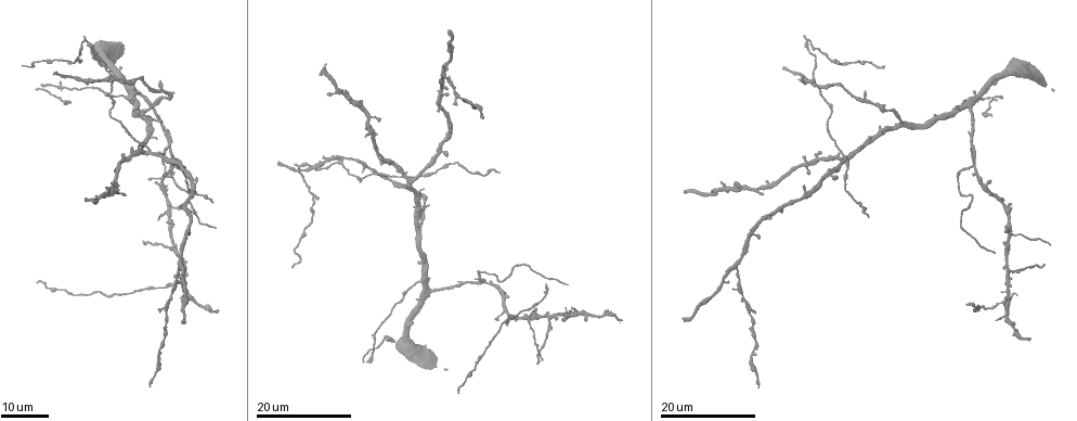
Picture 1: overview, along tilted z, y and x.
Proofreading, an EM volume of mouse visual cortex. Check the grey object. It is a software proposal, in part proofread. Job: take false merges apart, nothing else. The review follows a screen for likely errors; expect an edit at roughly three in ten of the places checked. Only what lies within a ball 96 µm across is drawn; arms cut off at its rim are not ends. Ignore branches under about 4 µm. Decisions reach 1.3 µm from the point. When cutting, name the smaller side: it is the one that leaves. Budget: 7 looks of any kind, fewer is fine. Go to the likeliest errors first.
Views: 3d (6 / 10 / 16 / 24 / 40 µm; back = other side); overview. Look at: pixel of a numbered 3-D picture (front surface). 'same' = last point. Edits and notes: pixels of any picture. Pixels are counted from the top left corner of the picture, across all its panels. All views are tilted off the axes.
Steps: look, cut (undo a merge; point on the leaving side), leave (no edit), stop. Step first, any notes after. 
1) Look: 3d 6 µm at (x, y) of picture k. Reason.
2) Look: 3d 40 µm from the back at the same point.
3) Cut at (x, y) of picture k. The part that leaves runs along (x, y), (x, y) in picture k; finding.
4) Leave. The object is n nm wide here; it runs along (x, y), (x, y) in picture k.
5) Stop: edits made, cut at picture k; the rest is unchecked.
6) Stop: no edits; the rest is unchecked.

Look: 3d 16 µm at (165, 212) of picture 1.

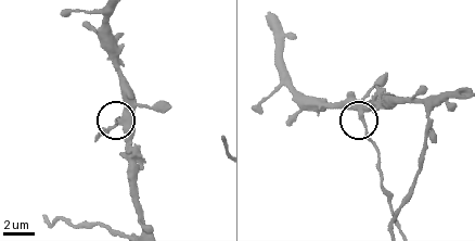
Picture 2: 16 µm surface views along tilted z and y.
Look: 3d 10 µm at (120, 119) of picture 2. Closer look.

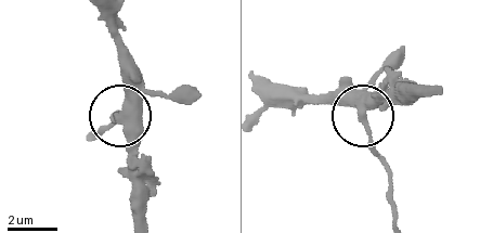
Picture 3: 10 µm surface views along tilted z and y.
Cut at (373, 145) of picture 3. The object is 350 nm wide here; a second cell is stuck on.

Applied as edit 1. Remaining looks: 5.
Look: 3d 24 µm at (972, 165) of picture 1. Thin arm on a thick one.

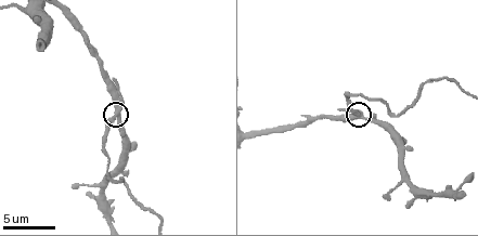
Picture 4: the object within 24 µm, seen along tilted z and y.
Look: 3d 10 µm at (115, 115) of picture 4. Zoom in.

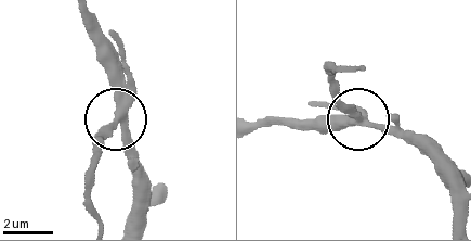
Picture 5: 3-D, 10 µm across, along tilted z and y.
Cut at (102, 126) of picture 5. The part that leaves runs along (123, 104), (107, 128), (94, 169), (88, 195), (93, 219) in picture 5; a second cell is stuck on.

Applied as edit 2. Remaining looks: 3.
Look: 3d 24 µm at (549, 317) of picture 1. Arms part here.

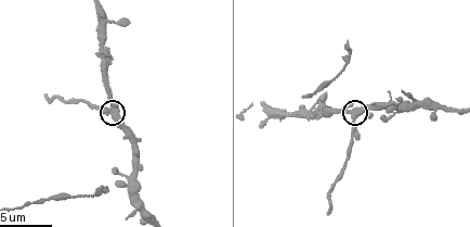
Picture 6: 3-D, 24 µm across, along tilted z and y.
Look: 3d 6 µm at (355, 116) of picture 6.

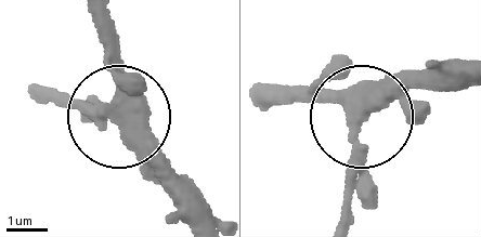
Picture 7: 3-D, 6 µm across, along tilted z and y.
Cut at (61, 104) of picture 7. 3 arms meet here; the part that leaves runs along (359, 162), (345, 220) in picture 7; two cells meet here.

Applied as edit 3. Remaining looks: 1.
Stop: edits made, cut at picture 3, cut at picture 5, cut at picture 7; the rest is unchecked.

